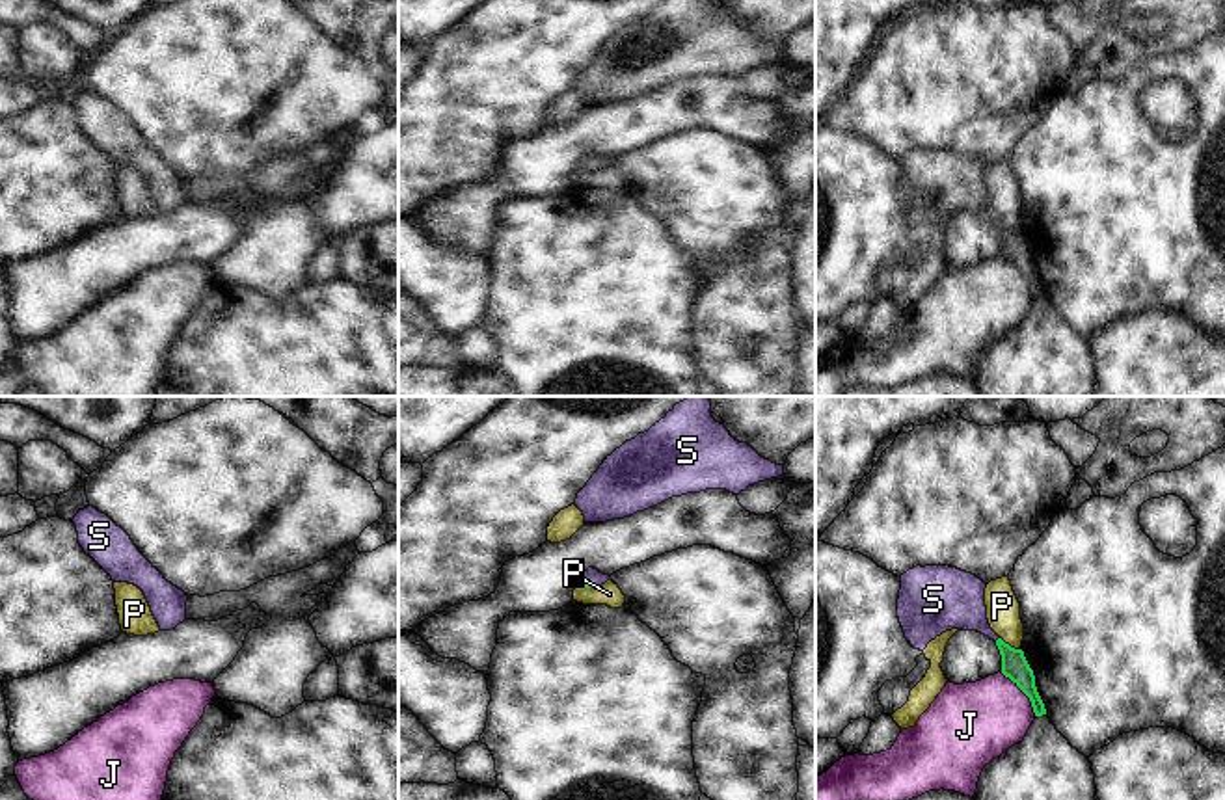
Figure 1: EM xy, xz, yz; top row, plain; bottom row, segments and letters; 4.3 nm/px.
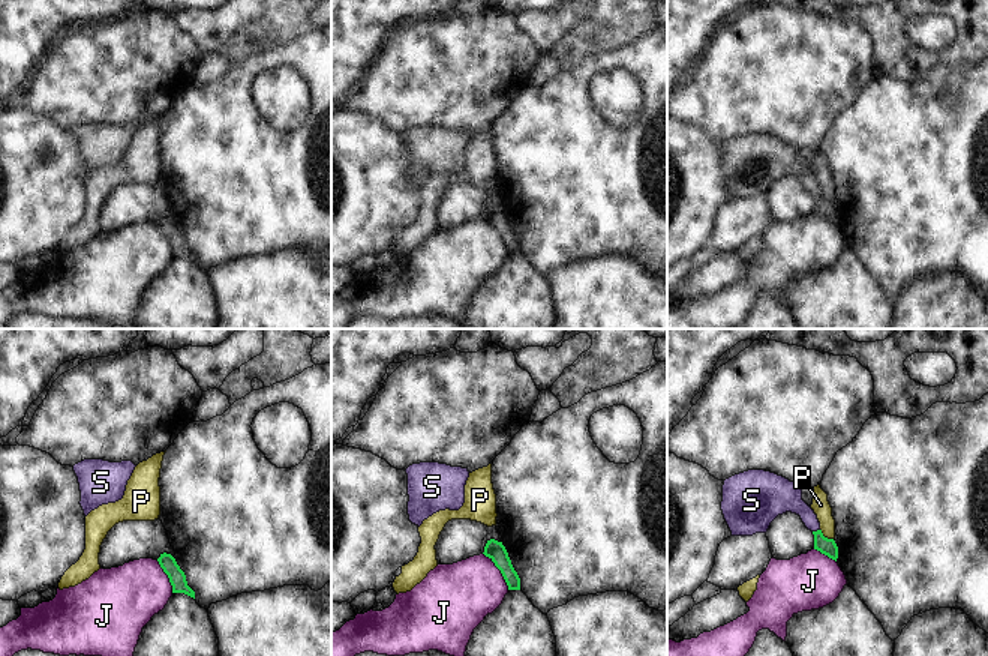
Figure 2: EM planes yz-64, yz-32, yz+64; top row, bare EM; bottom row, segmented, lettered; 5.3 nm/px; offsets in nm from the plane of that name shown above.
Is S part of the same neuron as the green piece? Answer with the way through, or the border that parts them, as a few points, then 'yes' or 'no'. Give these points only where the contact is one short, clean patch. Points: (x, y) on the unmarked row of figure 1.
way xz (583, 168), (585, 166), (592, 160); yes

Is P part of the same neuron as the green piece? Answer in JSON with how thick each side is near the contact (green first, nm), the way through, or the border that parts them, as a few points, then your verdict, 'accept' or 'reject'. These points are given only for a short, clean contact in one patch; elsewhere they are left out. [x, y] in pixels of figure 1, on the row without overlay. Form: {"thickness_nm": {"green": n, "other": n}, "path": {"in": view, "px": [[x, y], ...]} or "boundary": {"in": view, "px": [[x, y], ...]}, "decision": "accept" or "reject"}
{"thickness_nm": {"green": 120, "other": 140}, "boundary": {"in": "yz", "px": [[1000, 220], [1019, 233]]}, "decision": "reject"}

